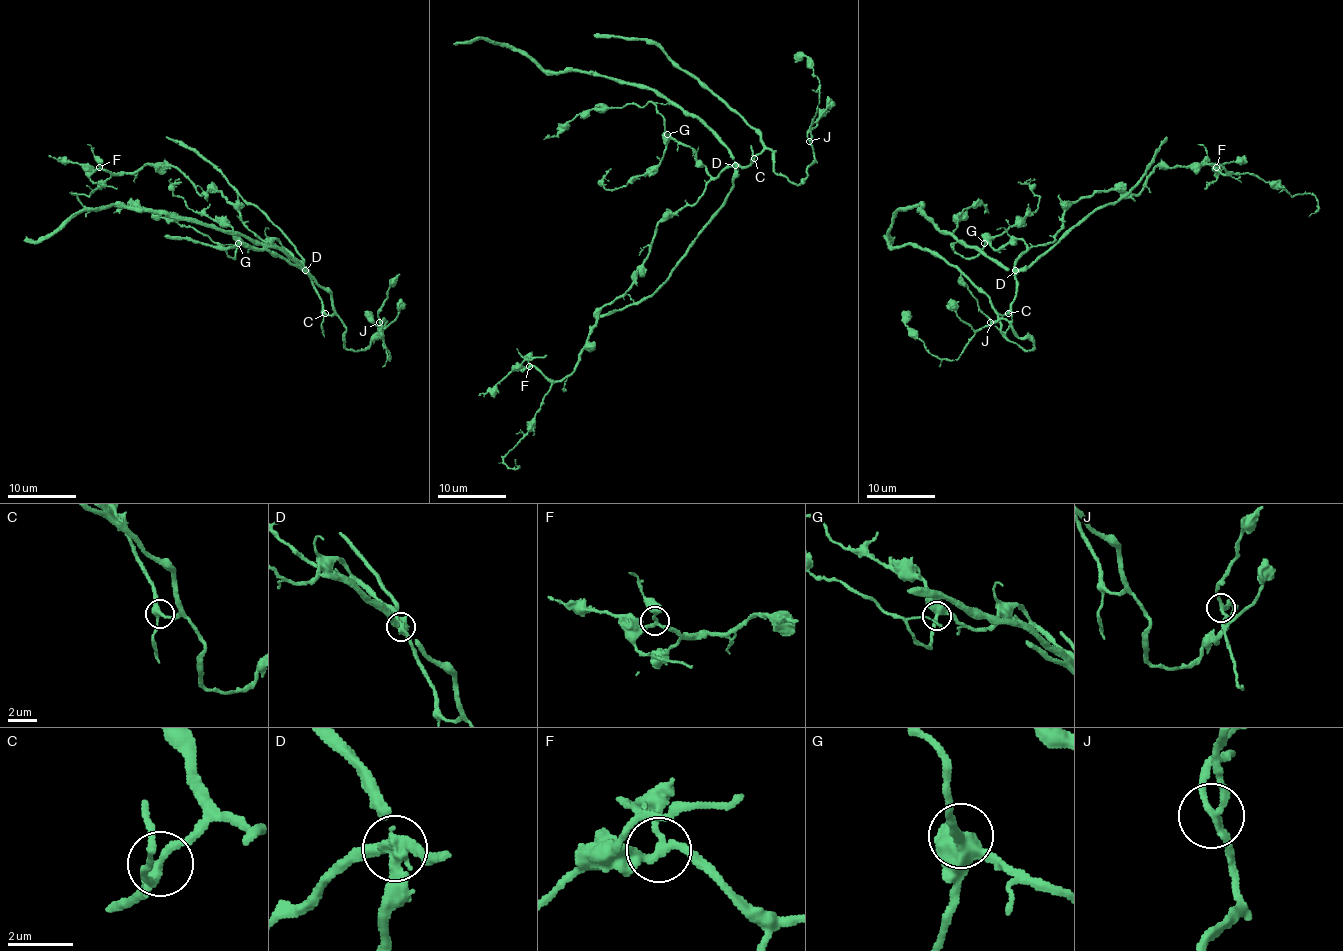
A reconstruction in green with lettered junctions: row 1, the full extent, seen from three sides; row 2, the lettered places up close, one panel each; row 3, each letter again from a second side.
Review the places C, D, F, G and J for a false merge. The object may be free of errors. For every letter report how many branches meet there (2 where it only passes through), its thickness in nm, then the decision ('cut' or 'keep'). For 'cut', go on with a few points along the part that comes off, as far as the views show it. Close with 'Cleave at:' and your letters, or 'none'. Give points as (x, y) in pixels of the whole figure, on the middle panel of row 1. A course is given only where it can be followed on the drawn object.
C: branches 3; calibre 300 nm; keep
D: branches 4; calibre 360 nm; cut; course (735, 165), (730, 151), (698, 119), (652, 90), (592, 73), (542, 71), (519, 52), (484, 39), (454, 44)
F: branches 3; calibre 220 nm; keep
G: branches 3; calibre 360 nm; keep
J: branches 3; calibre 220 nm; keep
Cleave at: D

